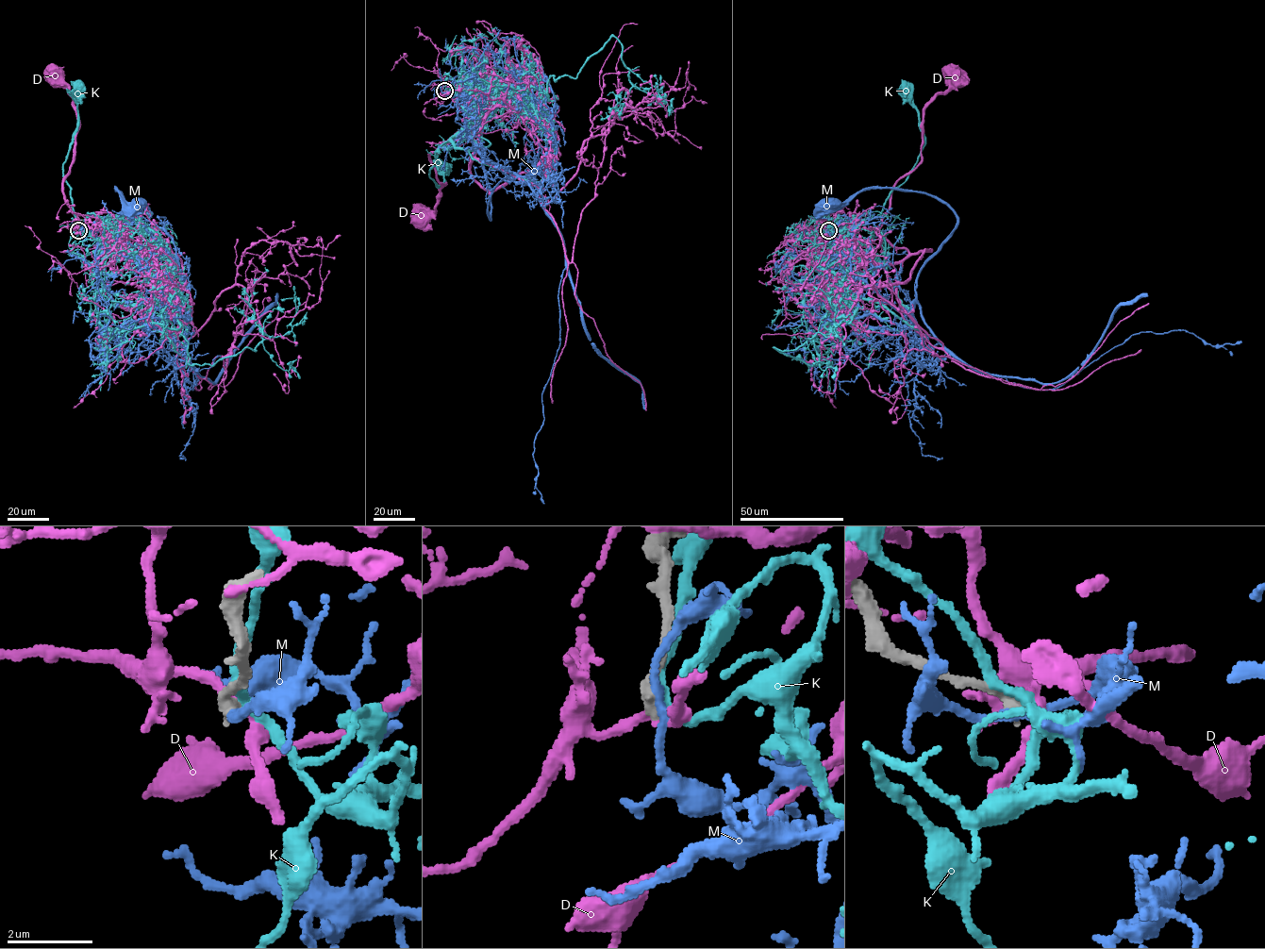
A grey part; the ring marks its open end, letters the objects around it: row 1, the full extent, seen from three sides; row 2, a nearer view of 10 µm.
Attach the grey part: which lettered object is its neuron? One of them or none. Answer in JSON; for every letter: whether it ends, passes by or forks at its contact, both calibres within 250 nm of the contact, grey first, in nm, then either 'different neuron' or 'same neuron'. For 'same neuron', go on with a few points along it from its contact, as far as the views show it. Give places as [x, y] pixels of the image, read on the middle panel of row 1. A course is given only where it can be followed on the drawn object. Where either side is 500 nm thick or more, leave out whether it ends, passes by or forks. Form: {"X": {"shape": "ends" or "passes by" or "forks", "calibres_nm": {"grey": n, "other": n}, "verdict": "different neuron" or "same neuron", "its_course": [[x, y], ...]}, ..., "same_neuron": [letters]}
{"D": {"shape": "passes by", "calibres_nm": {"grey": 360, "other": 240}, "verdict": "different neuron"}, "K": {"shape": "passes by", "calibres_nm": {"grey": 400, "other": 240}, "verdict": "different neuron"}, "M": {"shape": "passes by", "calibres_nm": {"grey": 360, "other": 190}, "verdict": "different neuron"}, "same_neuron": []}

